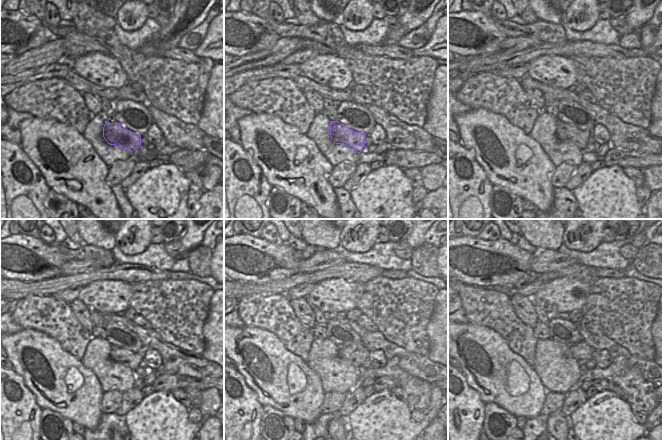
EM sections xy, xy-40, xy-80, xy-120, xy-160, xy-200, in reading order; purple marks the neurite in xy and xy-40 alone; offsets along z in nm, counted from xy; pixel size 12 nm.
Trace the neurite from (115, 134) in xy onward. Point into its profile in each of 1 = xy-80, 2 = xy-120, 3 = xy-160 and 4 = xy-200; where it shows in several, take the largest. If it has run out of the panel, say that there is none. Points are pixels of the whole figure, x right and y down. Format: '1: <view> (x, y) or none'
1: xy-80 (565, 132)
2: xy-120 (124, 356)
3: xy-160 (356, 354)
4: xy-200 (582, 353)

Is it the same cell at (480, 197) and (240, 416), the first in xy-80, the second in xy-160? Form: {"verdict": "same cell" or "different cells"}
{"verdict": "same cell"}

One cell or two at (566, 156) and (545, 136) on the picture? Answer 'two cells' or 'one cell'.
one cell

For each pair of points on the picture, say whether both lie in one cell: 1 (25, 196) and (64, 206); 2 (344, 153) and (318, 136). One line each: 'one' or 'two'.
1: two
2: one

